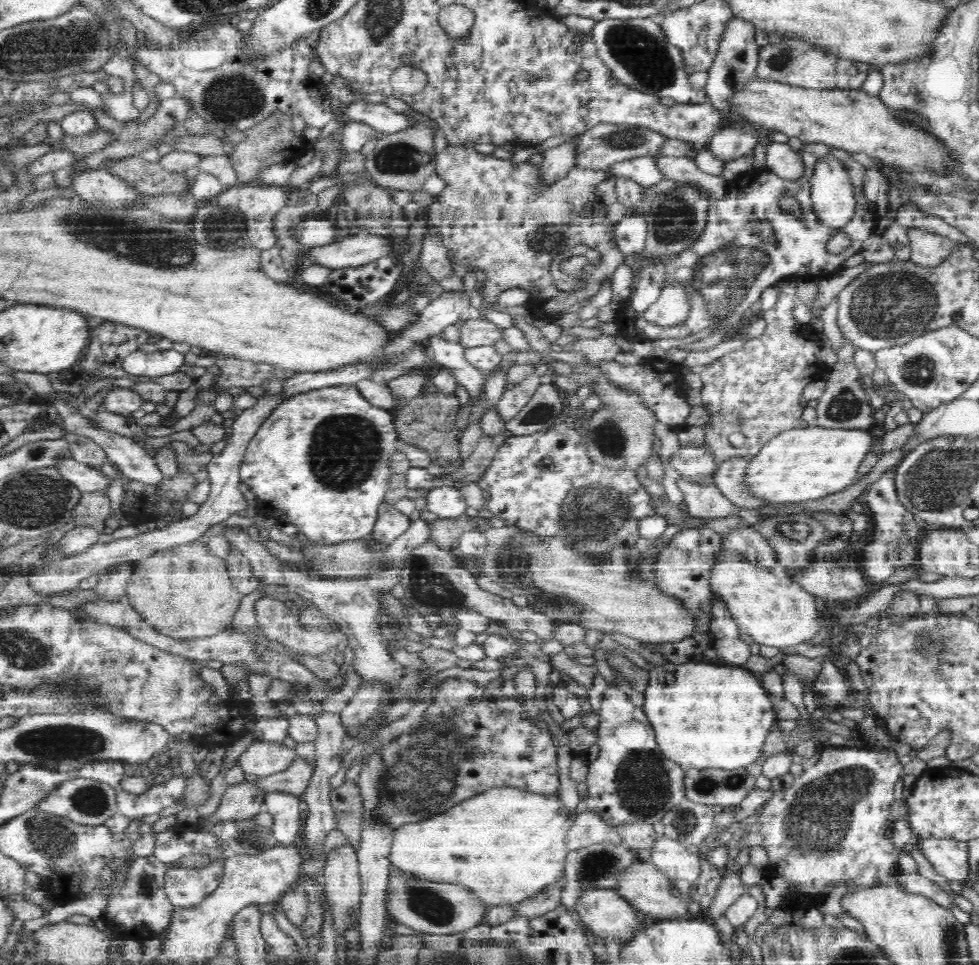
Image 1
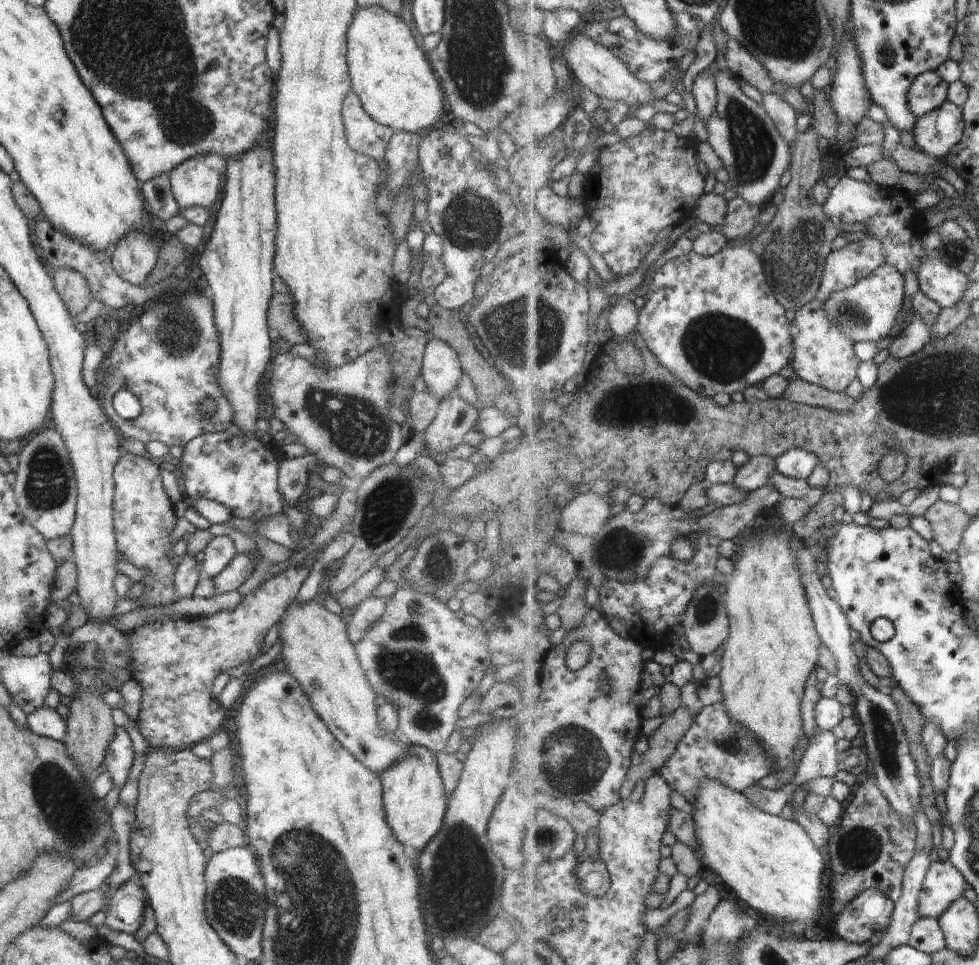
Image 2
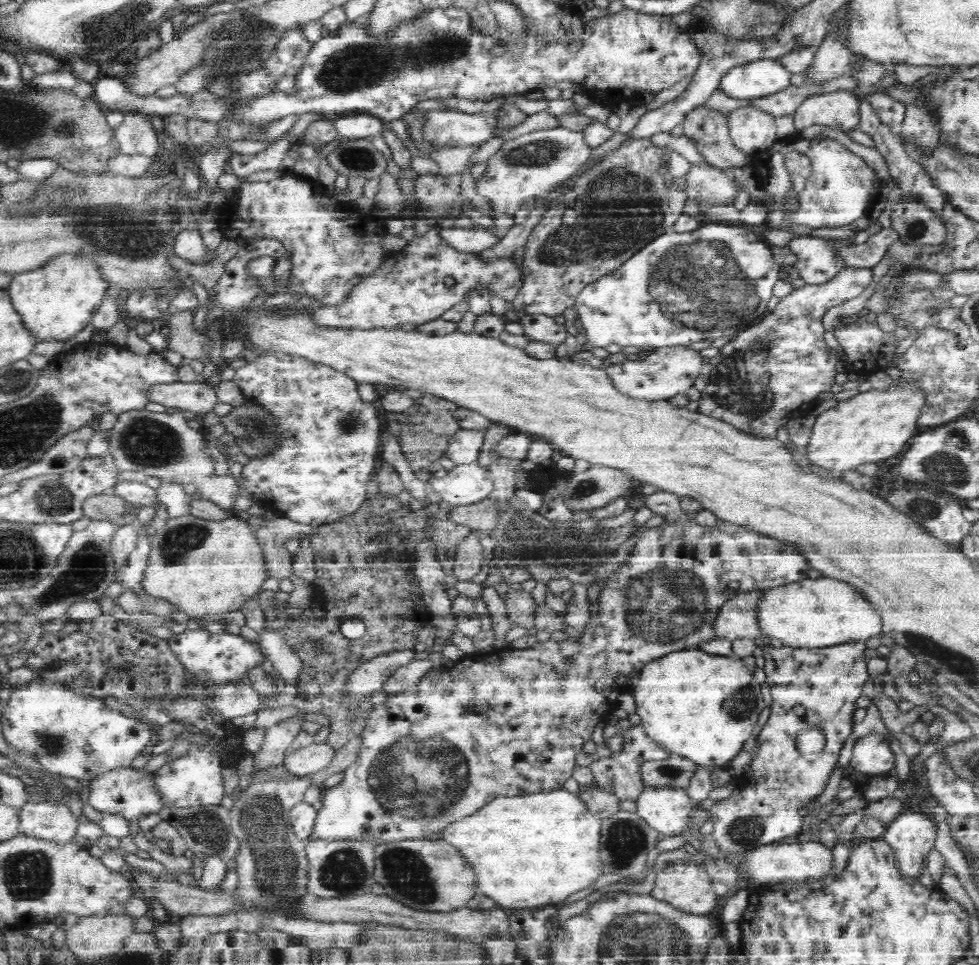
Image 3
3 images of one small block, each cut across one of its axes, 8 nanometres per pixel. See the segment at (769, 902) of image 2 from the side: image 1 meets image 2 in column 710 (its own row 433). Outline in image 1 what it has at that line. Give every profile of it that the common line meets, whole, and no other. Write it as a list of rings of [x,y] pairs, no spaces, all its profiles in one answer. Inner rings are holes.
[[[810,427],[781,433],[749,460],[739,492],[763,505],[791,505],[826,498],[855,482],[862,460],[875,450],[876,443],[877,439],[864,430]]]

